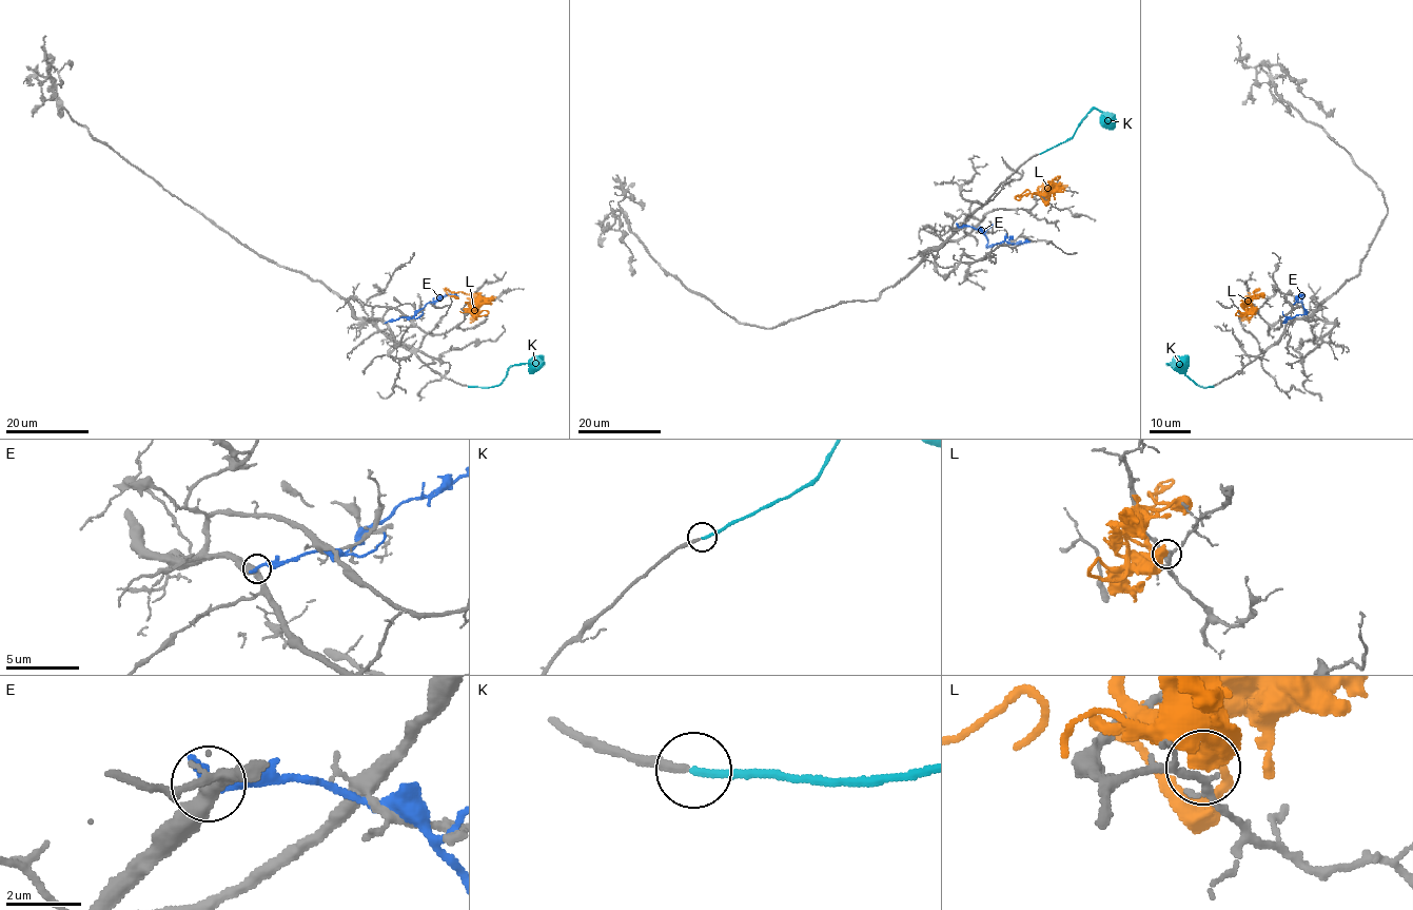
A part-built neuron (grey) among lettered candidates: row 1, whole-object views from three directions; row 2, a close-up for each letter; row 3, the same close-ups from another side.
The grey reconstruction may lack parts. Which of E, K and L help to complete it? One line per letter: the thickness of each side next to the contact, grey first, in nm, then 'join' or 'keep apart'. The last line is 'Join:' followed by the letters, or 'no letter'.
E: calibres 380 and 280 nm; keep apart
K: calibres 220 and 190 nm; join
L: calibres 160 and 700 nm; keep apart
Join: K

